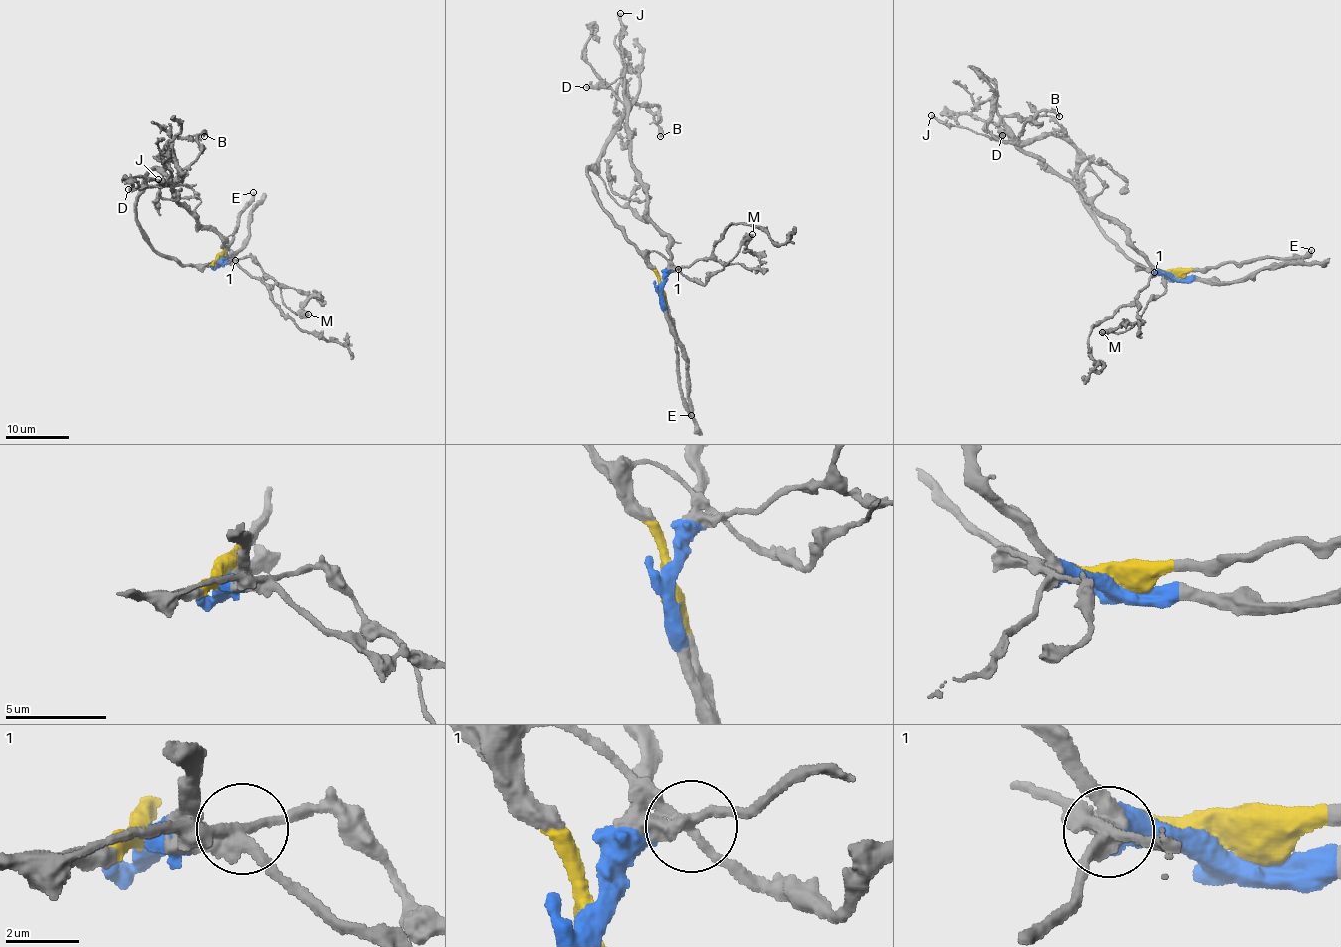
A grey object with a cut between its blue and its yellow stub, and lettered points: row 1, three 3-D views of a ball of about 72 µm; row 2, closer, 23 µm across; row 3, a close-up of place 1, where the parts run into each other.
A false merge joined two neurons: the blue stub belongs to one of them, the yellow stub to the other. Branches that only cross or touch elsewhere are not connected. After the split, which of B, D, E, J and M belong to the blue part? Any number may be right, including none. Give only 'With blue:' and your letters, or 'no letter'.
With blue: D, J

